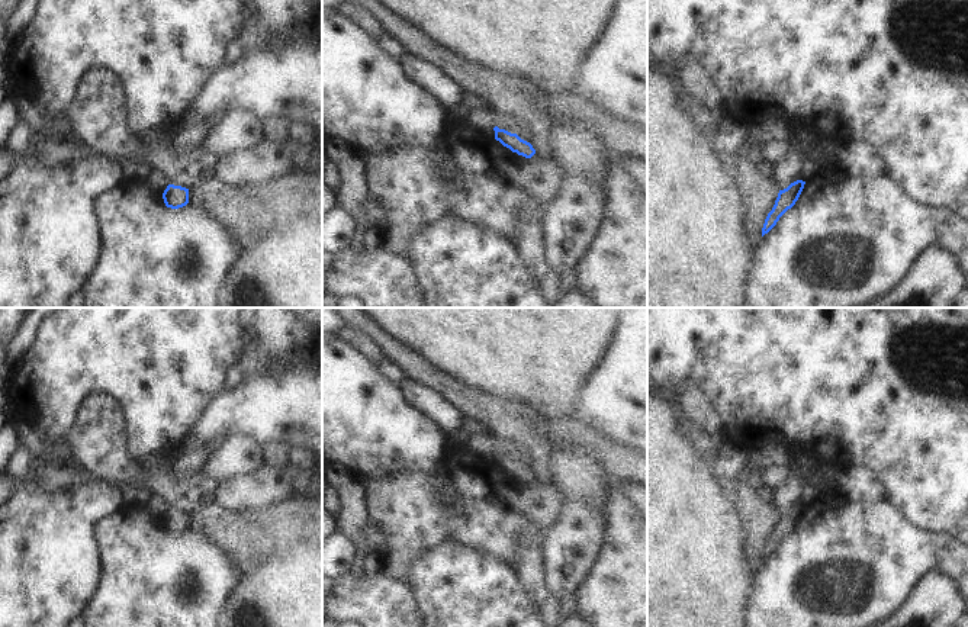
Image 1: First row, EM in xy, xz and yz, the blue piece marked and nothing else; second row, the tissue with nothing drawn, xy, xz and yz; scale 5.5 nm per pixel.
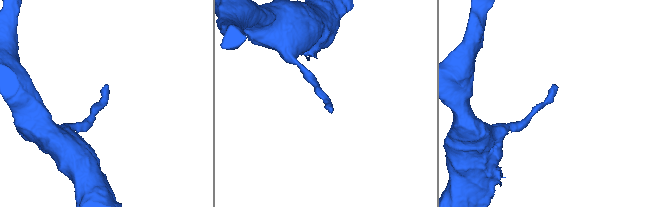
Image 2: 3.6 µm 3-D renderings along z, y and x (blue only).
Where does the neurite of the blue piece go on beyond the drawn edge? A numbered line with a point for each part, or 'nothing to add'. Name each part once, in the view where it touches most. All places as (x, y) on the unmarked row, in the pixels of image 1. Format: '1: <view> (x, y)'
nothing to add

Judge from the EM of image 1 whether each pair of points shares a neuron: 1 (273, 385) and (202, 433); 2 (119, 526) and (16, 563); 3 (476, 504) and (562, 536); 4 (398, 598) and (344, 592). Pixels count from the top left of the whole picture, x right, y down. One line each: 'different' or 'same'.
1: same
2: different
3: different
4: same

